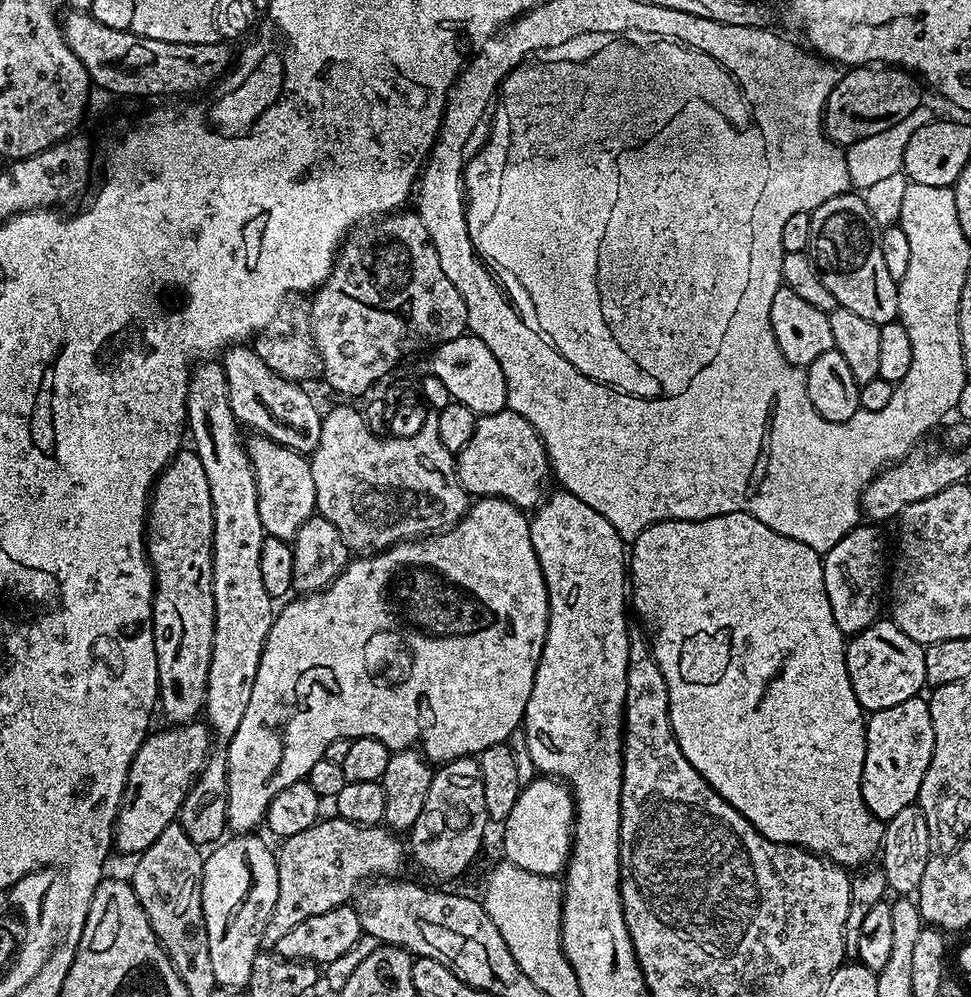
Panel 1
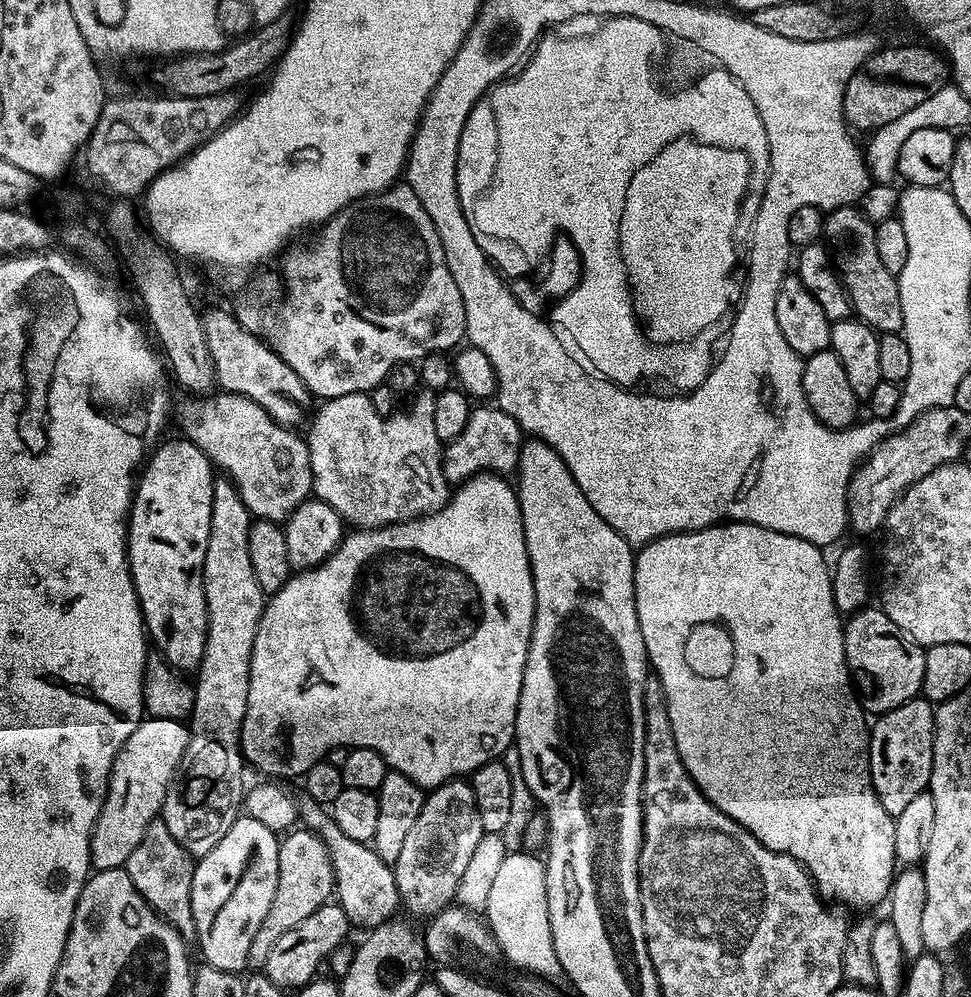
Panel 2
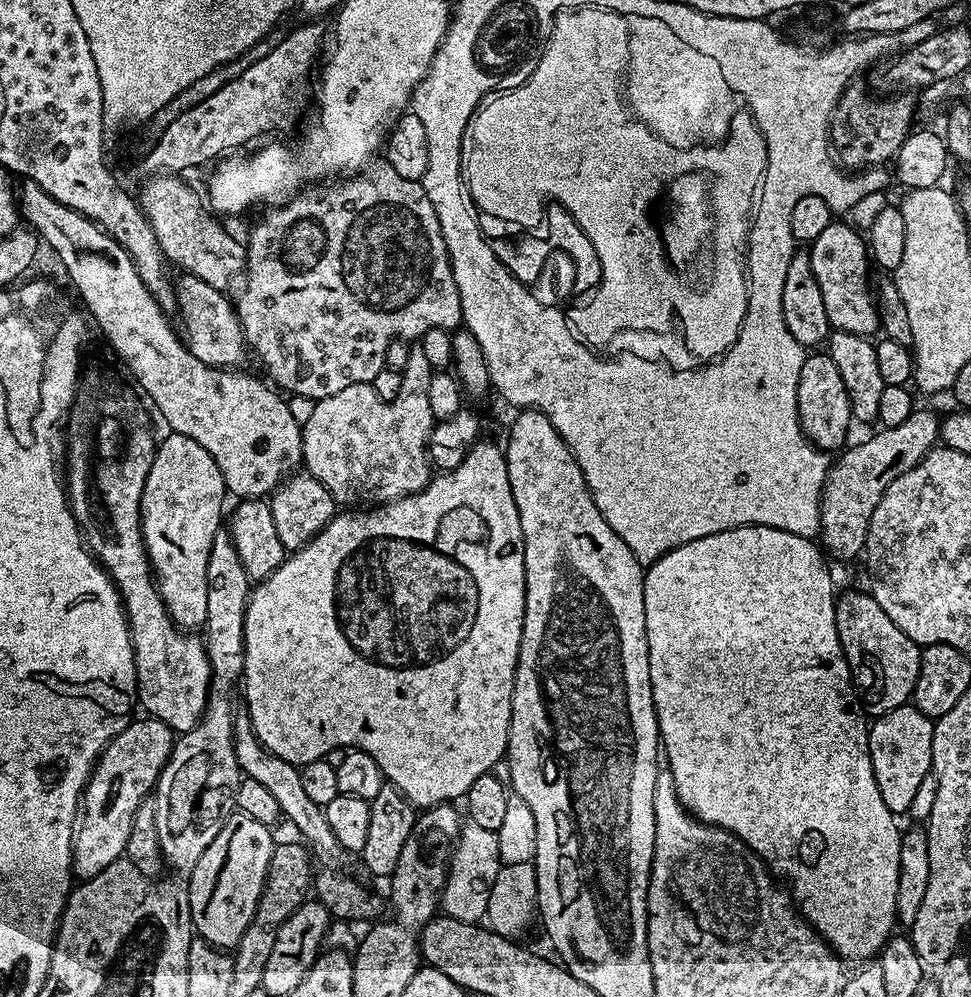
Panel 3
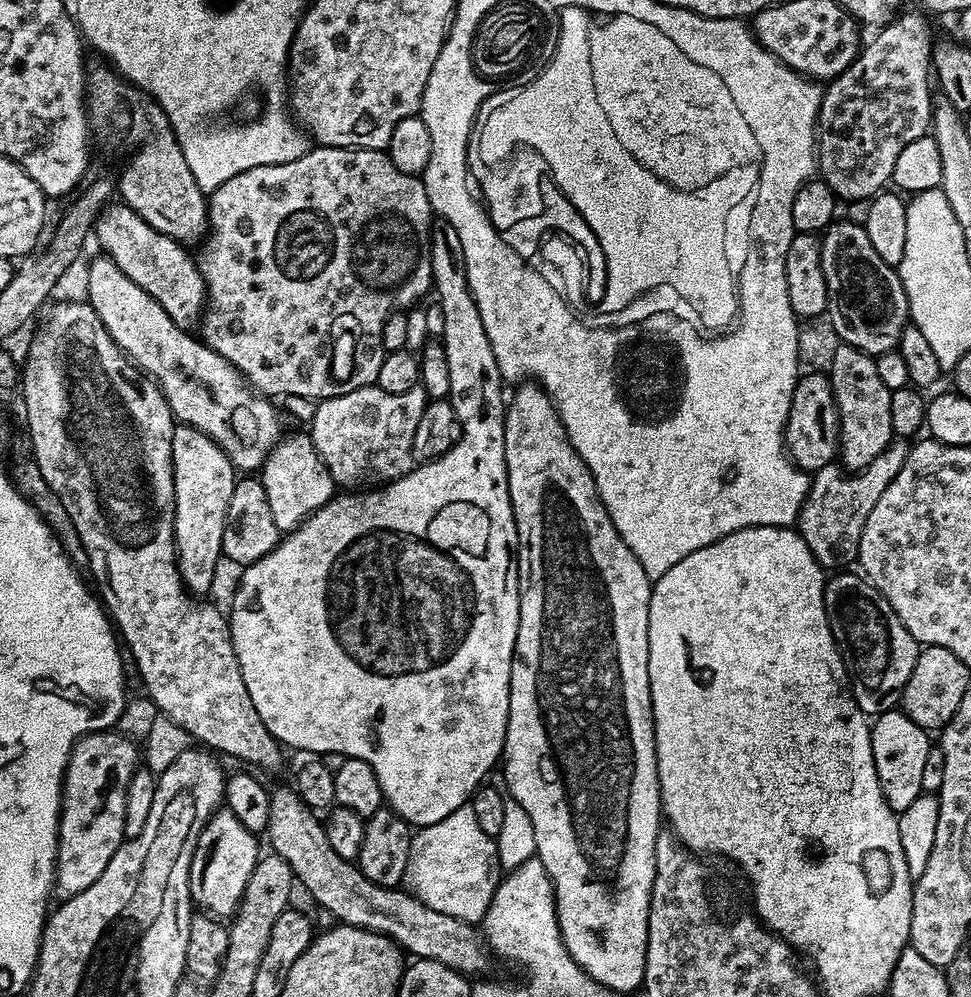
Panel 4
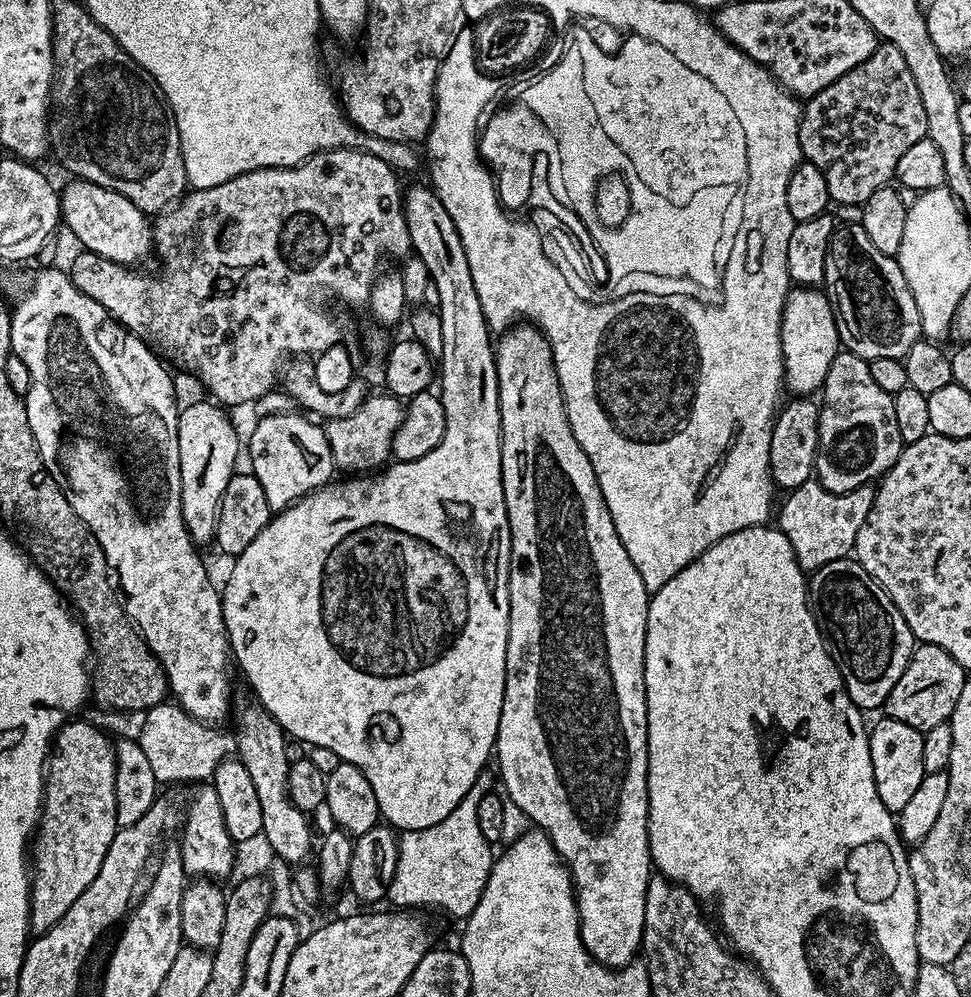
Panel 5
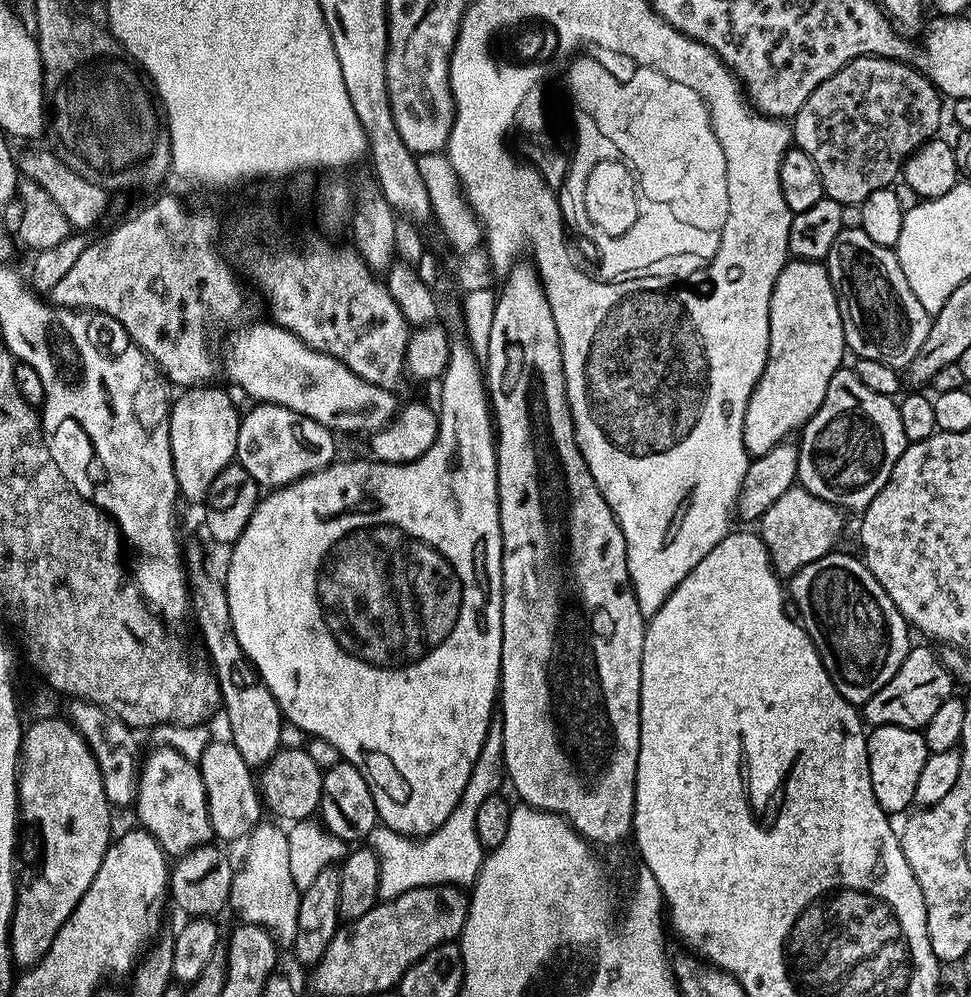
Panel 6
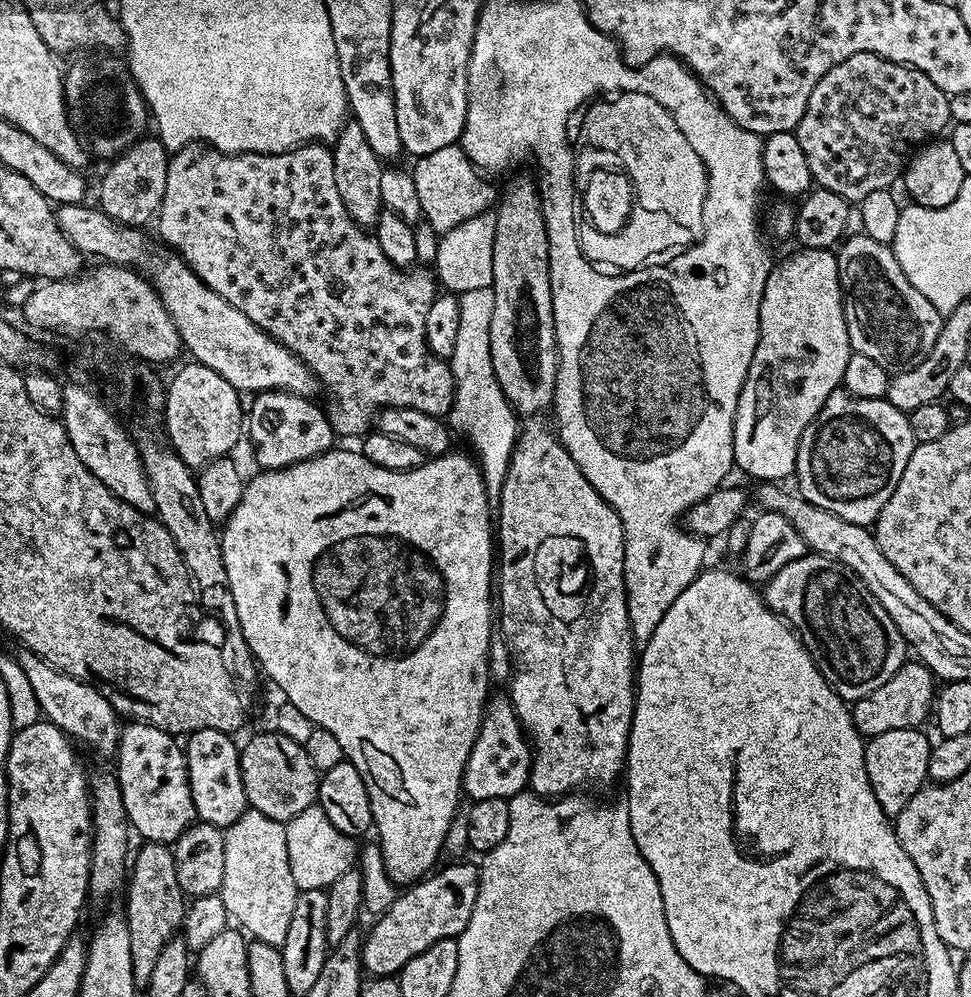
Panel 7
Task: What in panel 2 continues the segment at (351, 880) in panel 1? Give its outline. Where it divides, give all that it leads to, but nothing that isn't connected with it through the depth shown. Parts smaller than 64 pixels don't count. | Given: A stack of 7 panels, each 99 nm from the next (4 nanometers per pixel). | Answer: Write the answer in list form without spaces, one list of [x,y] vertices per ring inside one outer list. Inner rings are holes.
[[[292,830],[280,840],[278,850],[278,886],[274,890],[274,902],[270,902],[270,910],[258,926],[258,934],[254,934],[254,942],[250,946],[250,957],[253,961],[263,962],[270,954],[270,946],[286,930],[298,926],[305,918],[310,918],[314,910],[329,903],[334,896],[332,883],[332,863],[323,840],[314,832]]]

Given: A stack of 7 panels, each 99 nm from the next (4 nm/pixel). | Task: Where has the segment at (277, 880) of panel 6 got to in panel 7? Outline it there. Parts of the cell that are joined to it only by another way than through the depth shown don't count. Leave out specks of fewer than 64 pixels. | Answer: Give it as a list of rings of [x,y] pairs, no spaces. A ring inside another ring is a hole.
[[[245,809],[243,816],[225,829],[224,845],[226,846],[225,871],[218,895],[223,898],[223,905],[226,906],[229,917],[253,939],[280,947],[286,940],[287,927],[290,926],[291,915],[294,914],[294,905],[299,892],[290,871],[285,823],[268,818],[261,811]]]

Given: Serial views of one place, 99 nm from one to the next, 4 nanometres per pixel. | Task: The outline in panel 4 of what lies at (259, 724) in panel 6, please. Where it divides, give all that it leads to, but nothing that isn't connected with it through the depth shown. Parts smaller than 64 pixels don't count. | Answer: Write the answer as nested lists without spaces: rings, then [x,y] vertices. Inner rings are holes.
[[[295,787],[271,789],[267,836],[272,843],[271,851],[290,866],[295,883],[312,895],[314,903],[337,916],[339,923],[383,932],[405,953],[413,952],[413,957],[422,960],[437,960],[469,978],[479,977],[479,972],[487,970],[490,949],[471,923],[430,909],[408,891],[370,882],[359,866],[332,849],[321,817],[304,803]]]

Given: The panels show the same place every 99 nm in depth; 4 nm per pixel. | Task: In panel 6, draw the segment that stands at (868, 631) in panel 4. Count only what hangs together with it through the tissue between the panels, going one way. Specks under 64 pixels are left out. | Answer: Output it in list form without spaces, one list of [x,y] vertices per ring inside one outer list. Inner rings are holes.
[[[840,551],[827,552],[822,558],[818,558],[818,562],[810,562],[810,566],[802,566],[802,570],[795,572],[790,578],[790,600],[791,603],[792,600],[796,603],[796,608],[800,611],[798,619],[808,631],[809,638],[814,642],[842,698],[862,706],[867,700],[874,698],[874,694],[878,694],[878,690],[882,690],[882,686],[886,686],[886,682],[890,682],[894,674],[898,674],[898,666],[902,666],[910,647],[910,625],[898,606],[894,606],[890,594],[882,590],[878,578],[870,574],[863,559],[859,555],[851,556],[848,552]]]

